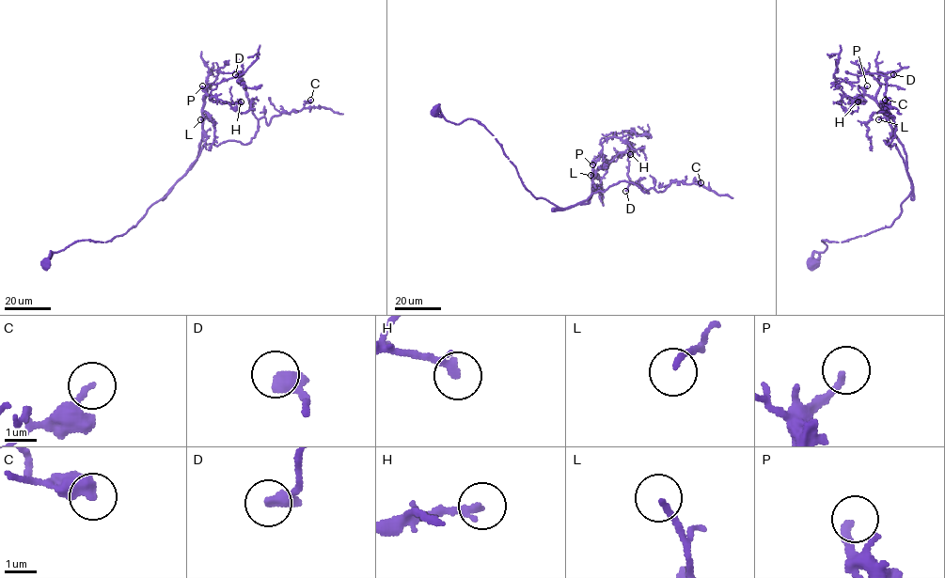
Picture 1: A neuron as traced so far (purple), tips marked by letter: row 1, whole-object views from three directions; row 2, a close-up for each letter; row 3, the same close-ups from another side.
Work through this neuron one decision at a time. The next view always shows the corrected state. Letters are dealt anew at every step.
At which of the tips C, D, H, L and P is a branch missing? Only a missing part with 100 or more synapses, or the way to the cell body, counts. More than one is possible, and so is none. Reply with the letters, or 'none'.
none

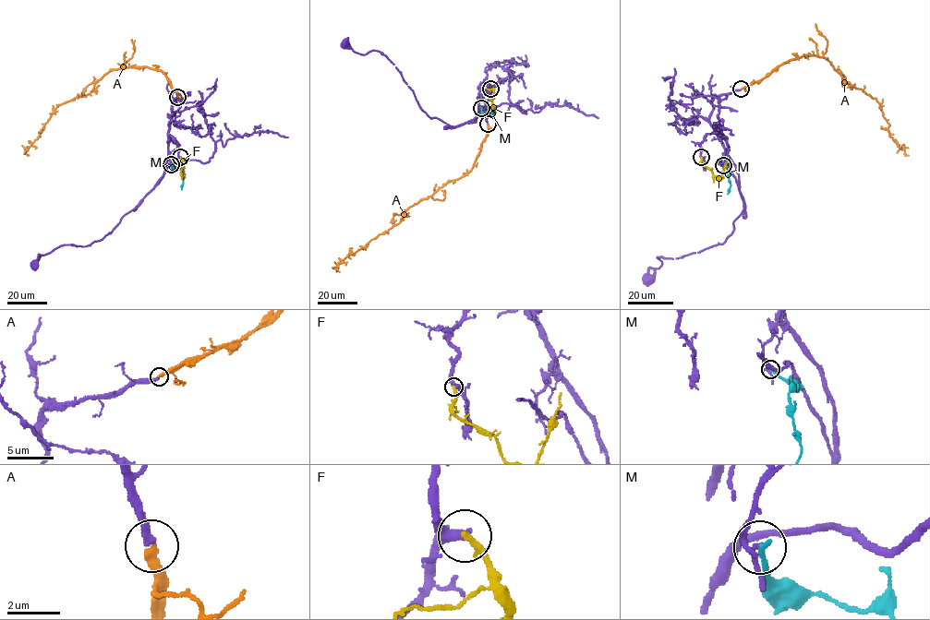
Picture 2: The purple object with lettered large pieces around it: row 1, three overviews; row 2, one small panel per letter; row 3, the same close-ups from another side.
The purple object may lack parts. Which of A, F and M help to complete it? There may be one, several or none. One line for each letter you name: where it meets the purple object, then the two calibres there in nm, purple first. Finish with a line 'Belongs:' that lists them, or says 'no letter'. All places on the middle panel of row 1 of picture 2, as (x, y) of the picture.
A: Touches purple at (488, 124). Thickness 320 nm (purple) against 320 nm
Belongs: A

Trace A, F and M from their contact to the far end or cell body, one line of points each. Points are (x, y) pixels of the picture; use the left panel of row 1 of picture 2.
A: (177, 97), (162, 71), (148, 67), (110, 69), (89, 93), (57, 106), (26, 151), (29, 155)
F: (180, 157), (183, 162), (181, 174), (184, 158)
M: (171, 164), (181, 170), (182, 189)

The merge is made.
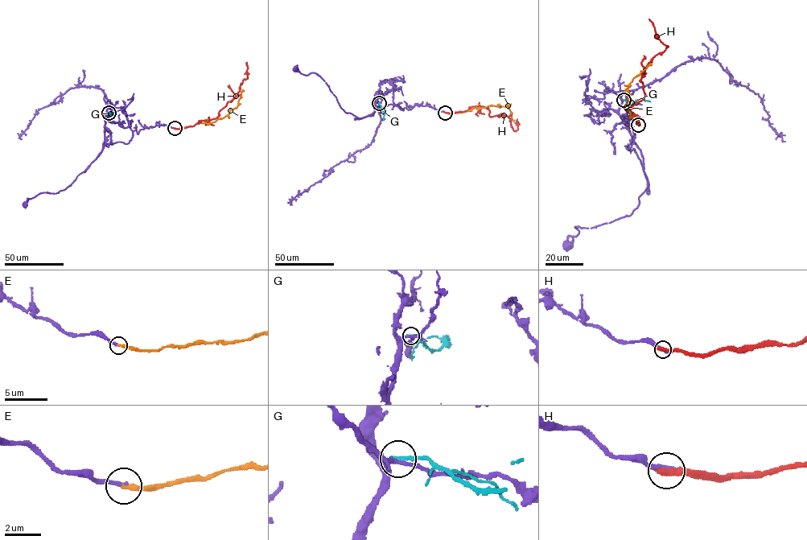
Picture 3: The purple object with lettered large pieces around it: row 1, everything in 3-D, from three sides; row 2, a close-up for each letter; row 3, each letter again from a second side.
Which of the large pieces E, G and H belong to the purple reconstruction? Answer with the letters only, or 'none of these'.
E

